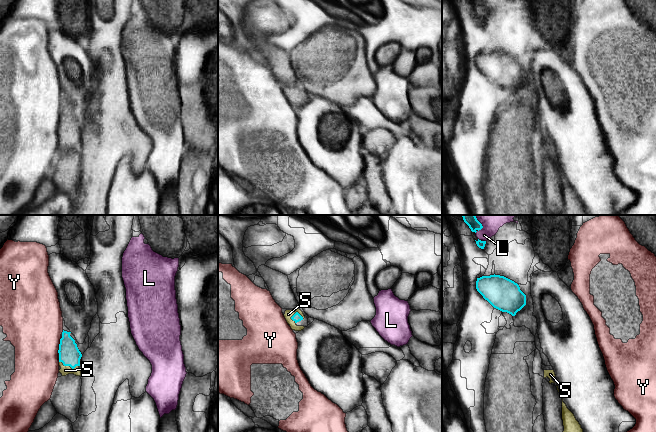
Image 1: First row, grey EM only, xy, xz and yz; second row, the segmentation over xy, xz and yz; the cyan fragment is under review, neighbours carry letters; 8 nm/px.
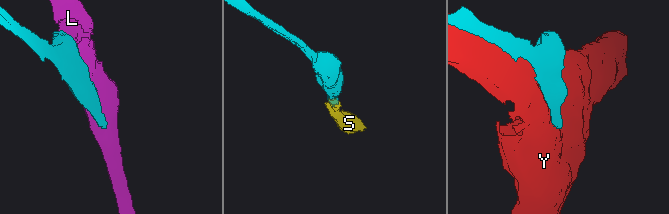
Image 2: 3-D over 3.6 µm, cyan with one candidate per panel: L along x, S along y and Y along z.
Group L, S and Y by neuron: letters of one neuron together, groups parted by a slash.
L / S / Y

